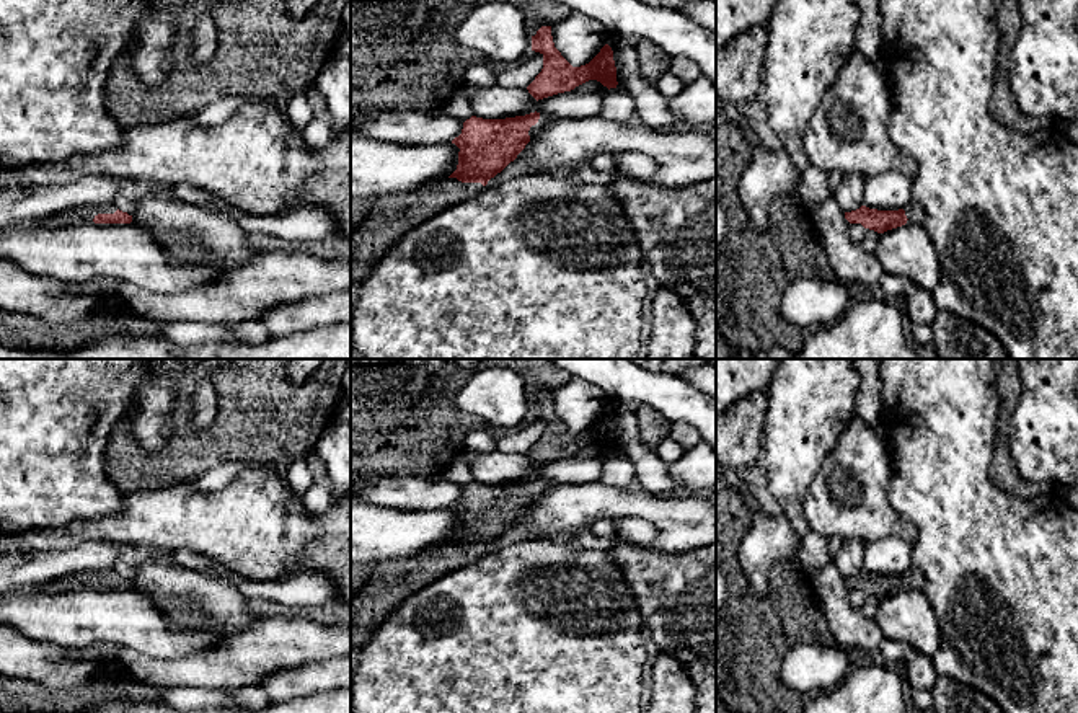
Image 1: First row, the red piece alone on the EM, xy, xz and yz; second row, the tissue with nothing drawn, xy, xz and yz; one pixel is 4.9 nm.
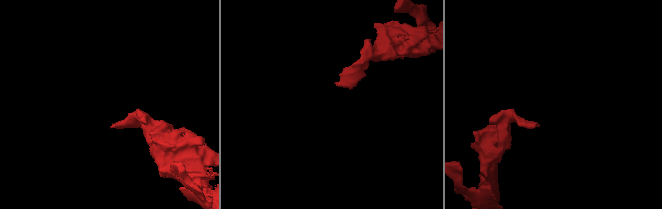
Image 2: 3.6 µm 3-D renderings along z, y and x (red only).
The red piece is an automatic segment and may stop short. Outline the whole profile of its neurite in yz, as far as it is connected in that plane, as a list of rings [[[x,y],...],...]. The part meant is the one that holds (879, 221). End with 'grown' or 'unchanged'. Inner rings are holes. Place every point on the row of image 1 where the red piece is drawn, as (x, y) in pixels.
[[[915,199],[899,210],[877,210],[861,206],[856,210],[845,212],[850,224],[861,224],[864,228],[884,233],[905,224],[923,224],[925,210]]]; grown

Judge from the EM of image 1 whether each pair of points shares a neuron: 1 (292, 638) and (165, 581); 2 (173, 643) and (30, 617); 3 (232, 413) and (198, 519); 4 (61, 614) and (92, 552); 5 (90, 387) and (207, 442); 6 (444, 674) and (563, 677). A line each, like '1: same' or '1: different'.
1: different
2: same
3: different
4: different
5: different
6: same

